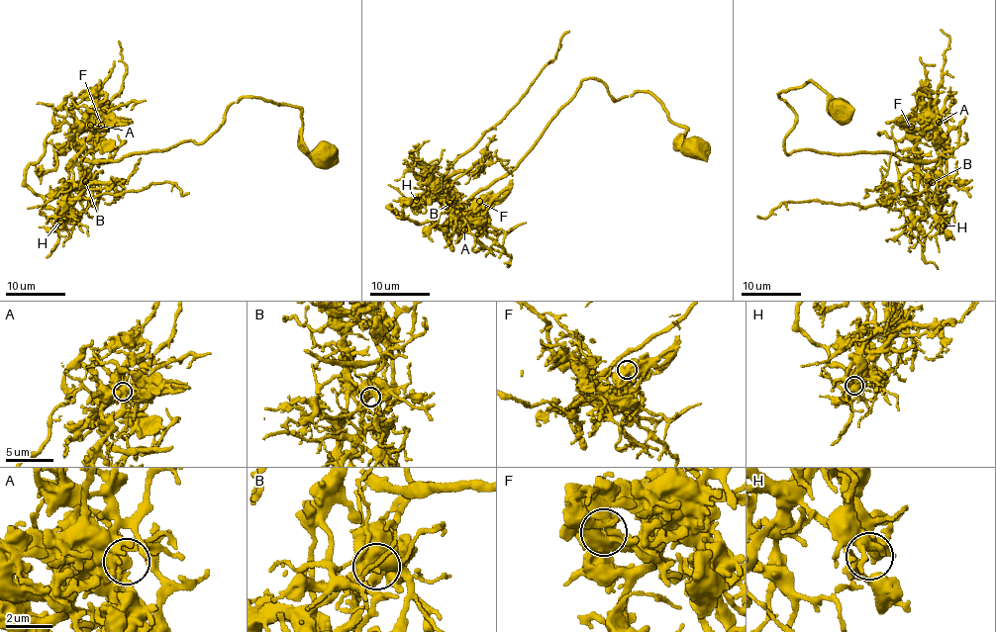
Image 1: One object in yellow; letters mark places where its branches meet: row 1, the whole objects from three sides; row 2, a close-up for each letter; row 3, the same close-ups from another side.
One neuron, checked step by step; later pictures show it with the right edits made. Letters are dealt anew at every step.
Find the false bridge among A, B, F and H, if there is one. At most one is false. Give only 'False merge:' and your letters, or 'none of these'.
False merge: B

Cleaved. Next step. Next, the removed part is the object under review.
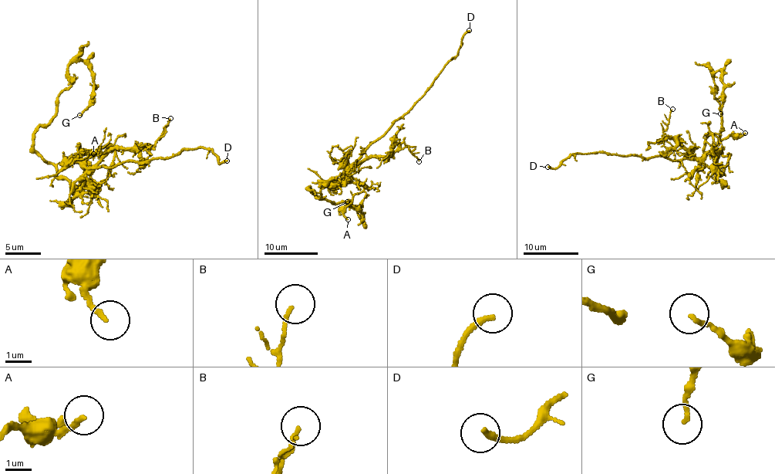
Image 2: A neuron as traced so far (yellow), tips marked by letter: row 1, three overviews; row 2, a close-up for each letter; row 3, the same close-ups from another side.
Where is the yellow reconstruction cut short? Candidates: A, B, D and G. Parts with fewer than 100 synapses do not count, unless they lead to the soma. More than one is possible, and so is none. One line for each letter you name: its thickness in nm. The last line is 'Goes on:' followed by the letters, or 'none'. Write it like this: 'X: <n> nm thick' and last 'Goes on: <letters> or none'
D: 220 nm thick
Goes on: D

